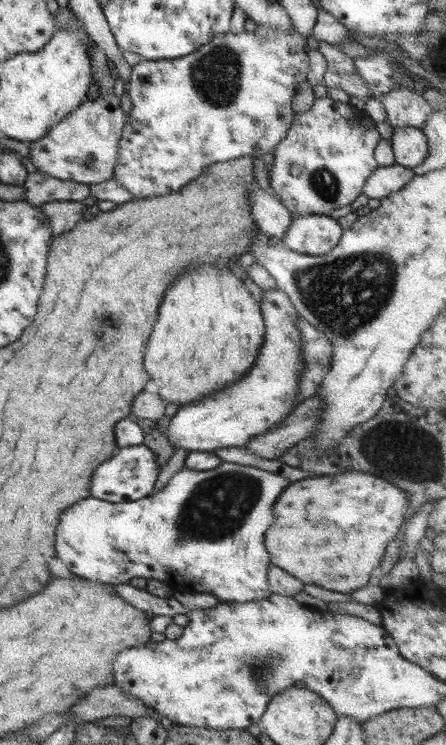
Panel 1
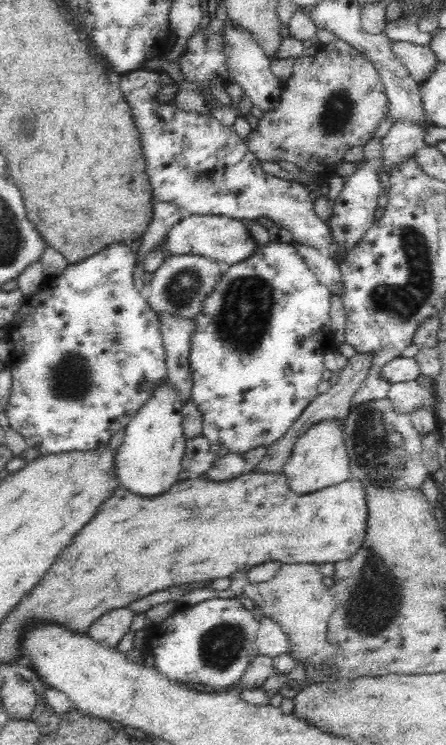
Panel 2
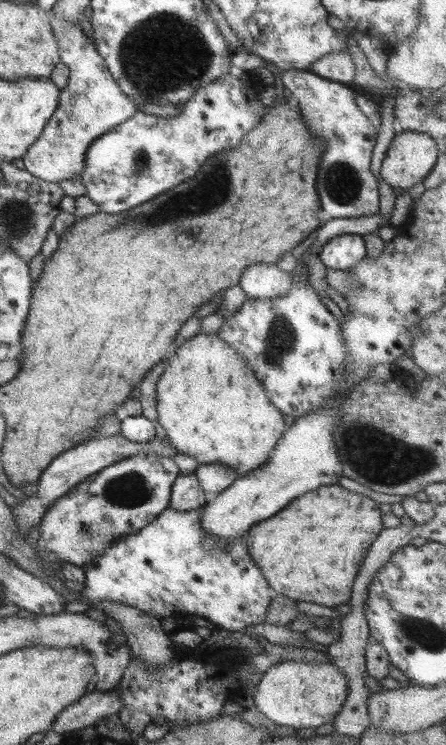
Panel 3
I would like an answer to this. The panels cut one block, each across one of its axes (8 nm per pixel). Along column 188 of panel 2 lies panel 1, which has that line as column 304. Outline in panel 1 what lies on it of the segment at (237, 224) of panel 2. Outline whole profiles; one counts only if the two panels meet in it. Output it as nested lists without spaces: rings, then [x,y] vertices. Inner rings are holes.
[[[302,214],[292,219],[282,242],[294,252],[318,256],[330,252],[339,243],[343,230],[330,215]]]

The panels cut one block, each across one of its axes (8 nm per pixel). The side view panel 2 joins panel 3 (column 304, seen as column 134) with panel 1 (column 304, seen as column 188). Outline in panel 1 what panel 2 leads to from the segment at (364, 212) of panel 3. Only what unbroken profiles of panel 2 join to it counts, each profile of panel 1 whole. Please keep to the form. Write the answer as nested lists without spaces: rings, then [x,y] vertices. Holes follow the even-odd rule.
[[[329,97],[316,98],[312,107],[303,113],[295,113],[294,120],[284,140],[275,147],[270,168],[269,183],[272,194],[288,208],[291,214],[329,215],[342,206],[352,205],[363,192],[366,179],[378,164],[374,154],[381,137],[376,123],[362,110],[350,103],[334,101]]]

